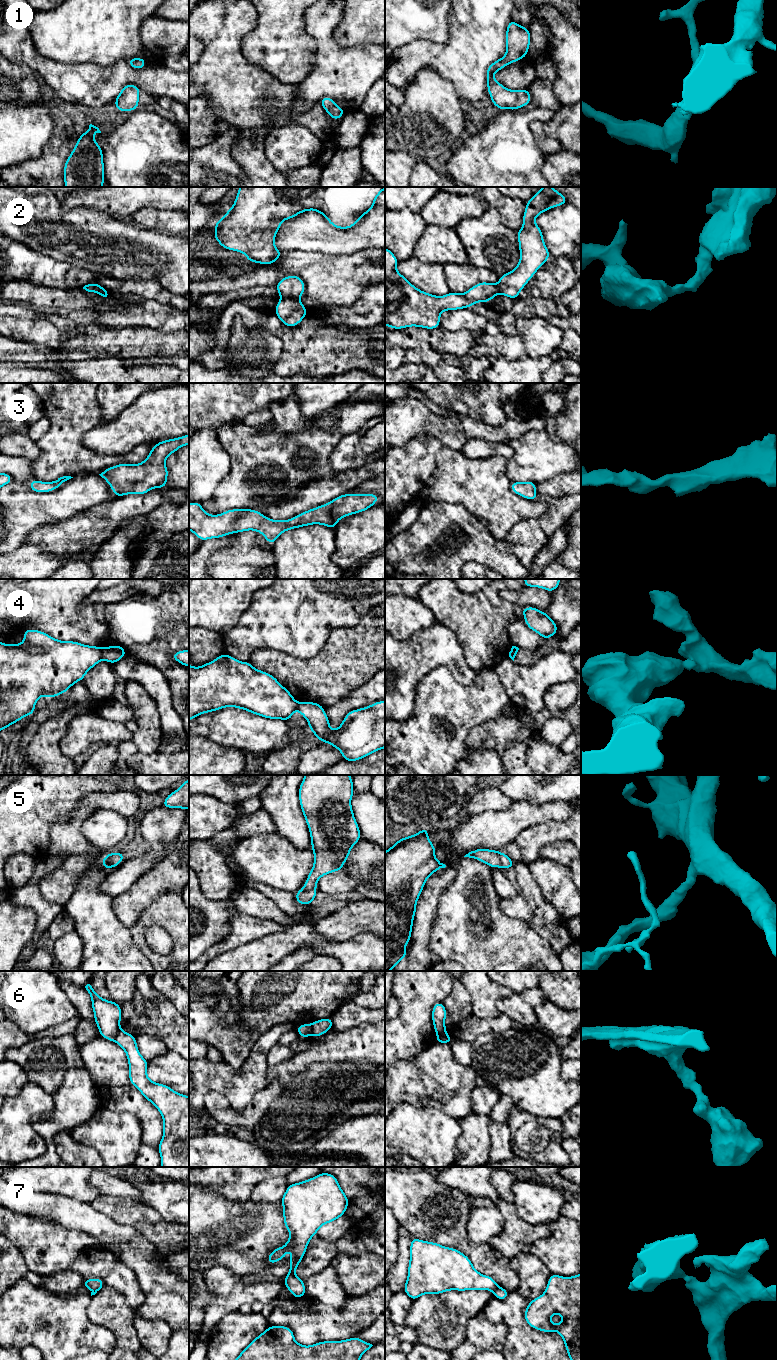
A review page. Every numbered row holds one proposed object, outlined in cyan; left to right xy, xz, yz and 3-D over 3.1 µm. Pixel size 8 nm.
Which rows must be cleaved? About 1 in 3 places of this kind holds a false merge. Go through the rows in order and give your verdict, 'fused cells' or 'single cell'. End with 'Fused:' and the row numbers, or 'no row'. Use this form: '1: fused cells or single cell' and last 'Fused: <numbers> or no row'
1: single cell
2: single cell
3: single cell
4: fused cells
5: single cell
6: fused cells
7: fused cells
Fused: 4, 6, 7

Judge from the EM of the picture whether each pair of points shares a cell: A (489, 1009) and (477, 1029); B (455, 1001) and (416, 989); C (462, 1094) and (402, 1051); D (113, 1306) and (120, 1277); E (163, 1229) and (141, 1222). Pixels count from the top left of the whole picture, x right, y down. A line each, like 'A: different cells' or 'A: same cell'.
A: different cells
B: different cells
C: different cells
D: different cells
E: same cell

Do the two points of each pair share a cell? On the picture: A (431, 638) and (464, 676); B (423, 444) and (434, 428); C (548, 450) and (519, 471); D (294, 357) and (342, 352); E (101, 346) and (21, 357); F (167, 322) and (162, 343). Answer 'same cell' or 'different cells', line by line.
A: same cell
B: different cells
C: same cell
D: same cell
E: same cell
F: different cells

